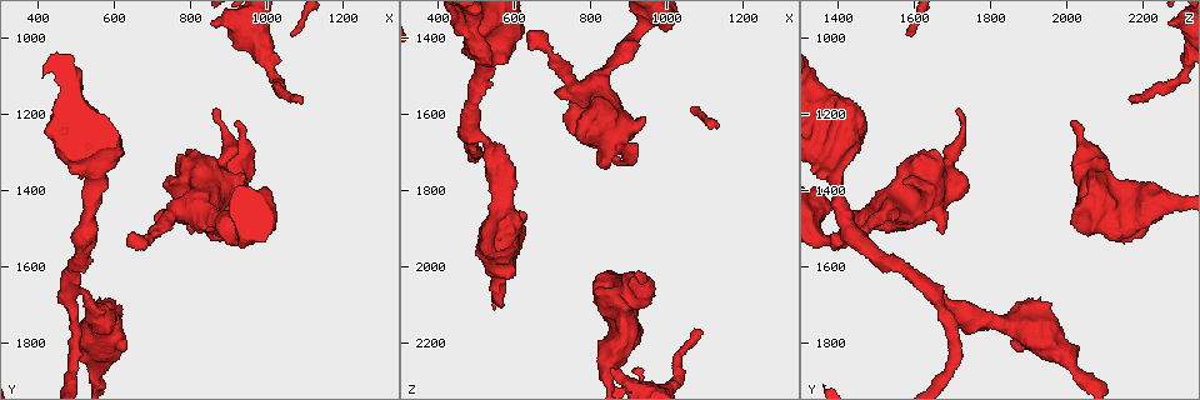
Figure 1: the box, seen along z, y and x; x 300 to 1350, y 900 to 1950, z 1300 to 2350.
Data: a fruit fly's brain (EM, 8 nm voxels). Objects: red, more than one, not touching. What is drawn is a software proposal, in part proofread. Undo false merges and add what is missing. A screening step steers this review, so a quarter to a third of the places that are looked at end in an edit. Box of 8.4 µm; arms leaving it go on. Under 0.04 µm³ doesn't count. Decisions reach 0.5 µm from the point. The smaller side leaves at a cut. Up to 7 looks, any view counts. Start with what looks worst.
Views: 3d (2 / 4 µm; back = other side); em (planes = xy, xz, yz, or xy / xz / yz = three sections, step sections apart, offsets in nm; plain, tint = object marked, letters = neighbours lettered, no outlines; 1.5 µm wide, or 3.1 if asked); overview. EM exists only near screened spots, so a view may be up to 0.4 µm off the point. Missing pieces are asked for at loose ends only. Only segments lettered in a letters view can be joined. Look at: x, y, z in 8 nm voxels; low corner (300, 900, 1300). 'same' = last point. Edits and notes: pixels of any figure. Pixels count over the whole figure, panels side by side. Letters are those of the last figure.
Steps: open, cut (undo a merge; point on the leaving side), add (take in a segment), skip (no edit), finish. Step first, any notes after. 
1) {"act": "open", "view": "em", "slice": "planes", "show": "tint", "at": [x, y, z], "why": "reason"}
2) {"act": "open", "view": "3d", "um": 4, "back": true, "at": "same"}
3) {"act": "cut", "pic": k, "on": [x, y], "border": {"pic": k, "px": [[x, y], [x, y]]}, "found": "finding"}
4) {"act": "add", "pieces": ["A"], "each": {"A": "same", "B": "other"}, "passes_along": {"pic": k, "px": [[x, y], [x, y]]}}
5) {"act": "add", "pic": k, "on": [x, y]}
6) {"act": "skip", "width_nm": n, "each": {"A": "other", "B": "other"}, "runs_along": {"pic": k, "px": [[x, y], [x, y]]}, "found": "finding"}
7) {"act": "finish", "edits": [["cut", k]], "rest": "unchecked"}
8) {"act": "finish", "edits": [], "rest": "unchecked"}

{"act": "open", "view": "em", "slice": "planes", "show": "letters", "at": [1095, 1175, 2170]}

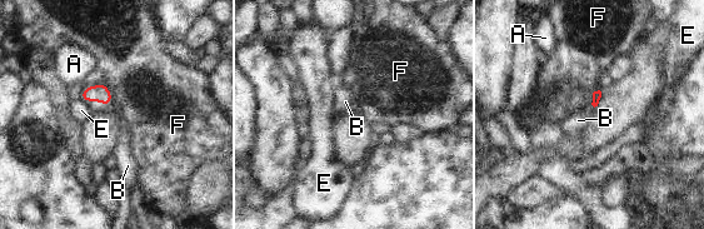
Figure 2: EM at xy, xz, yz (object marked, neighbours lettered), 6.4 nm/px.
{"act": "add", "pieces": ["B"], "longest_contact_nm": ["F", 150], "each": {"A": "other", "B": "same", "E": "other", "F": "other"}, "found": "the cell continues"}

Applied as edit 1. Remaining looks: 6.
{"act": "open", "view": "overview"}

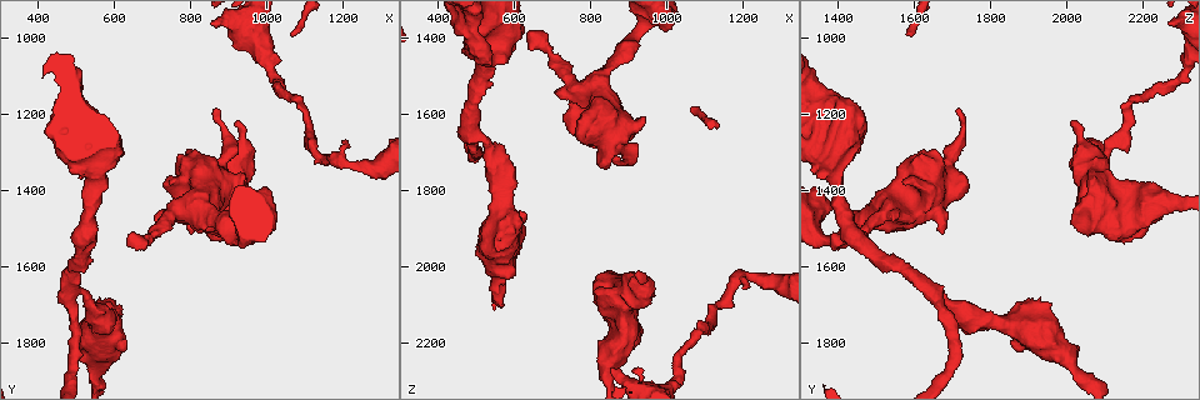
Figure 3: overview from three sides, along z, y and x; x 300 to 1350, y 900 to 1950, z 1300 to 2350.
{"act": "open", "view": "3d", "um": 4, "at": [810, 1430, 2040], "why": "thick end"}

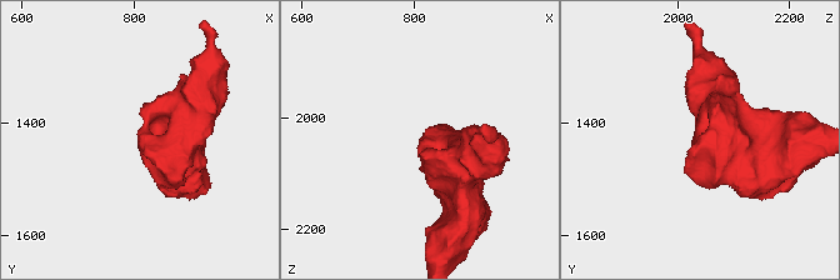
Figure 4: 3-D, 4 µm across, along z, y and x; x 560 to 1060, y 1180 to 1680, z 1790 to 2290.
{"act": "open", "view": "em", "slice": "planes", "show": "letters", "at": [815, 1425, 2040], "why": "need the tissue"}

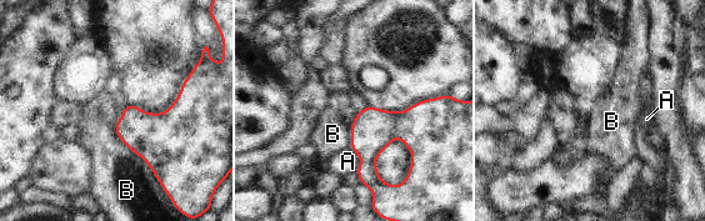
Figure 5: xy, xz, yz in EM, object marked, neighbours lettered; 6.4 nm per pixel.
{"act": "skip", "each": {"A": "other", "B": "other"}, "found": "no lettered segment goes on from it"}

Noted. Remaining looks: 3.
{"act": "open", "view": "em", "slice": "yz", "step": 4, "show": "letters", "at": [950, 1365, 1605], "why": "an open end"}

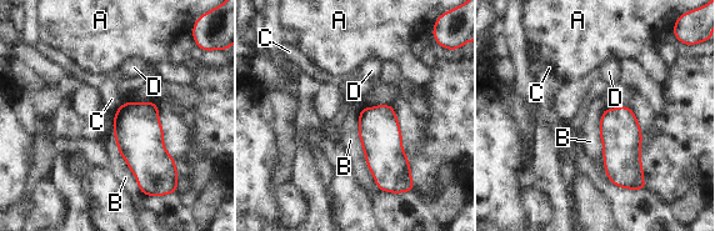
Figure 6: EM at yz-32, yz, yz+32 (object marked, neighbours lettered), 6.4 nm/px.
{"act": "open", "view": "em", "slice": "xz", "step": 8, "show": "letters", "at": "same"}

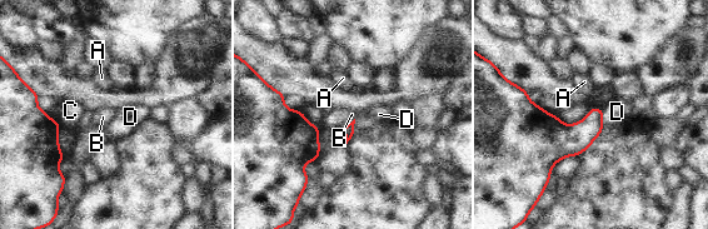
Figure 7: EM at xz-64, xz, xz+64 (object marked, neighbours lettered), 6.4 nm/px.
{"act": "skip", "each": {"A": "other", "B": "other", "C": "other", "D": "other"}, "border": {"pic": 7, "px": [[602, 108], [602, 124], [604, 127]]}, "found": "no lettered segment goes on from it"}

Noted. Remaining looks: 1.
{"act": "finish", "edits": [["add", 2]], "rest": "unchecked"}

